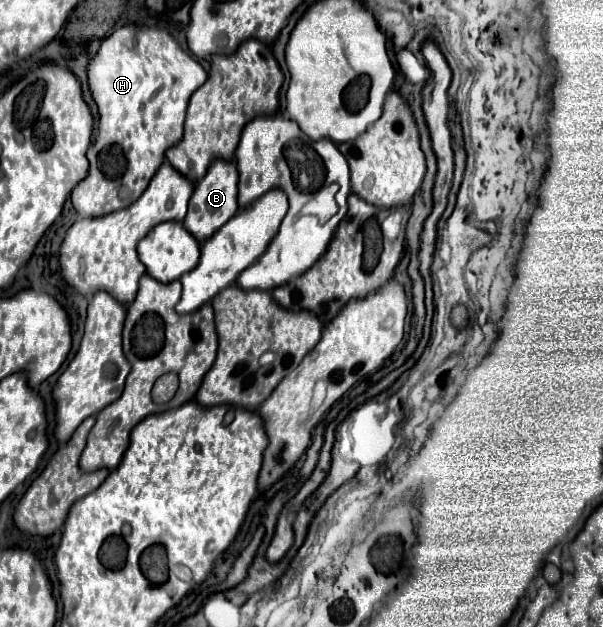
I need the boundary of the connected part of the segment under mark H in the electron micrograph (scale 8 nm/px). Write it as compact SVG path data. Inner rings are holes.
M123 25L105 37L97 49L97 55L89 61L89 87L99 107L99 127L91 149L87 151L89 171L83 181L71 193L71 201L79 215L99 217L129 207L149 185L151 177L165 159L165 151L183 137L183 121L191 93L203 85L207 71L189 53L185 53L175 37L157 27Z

